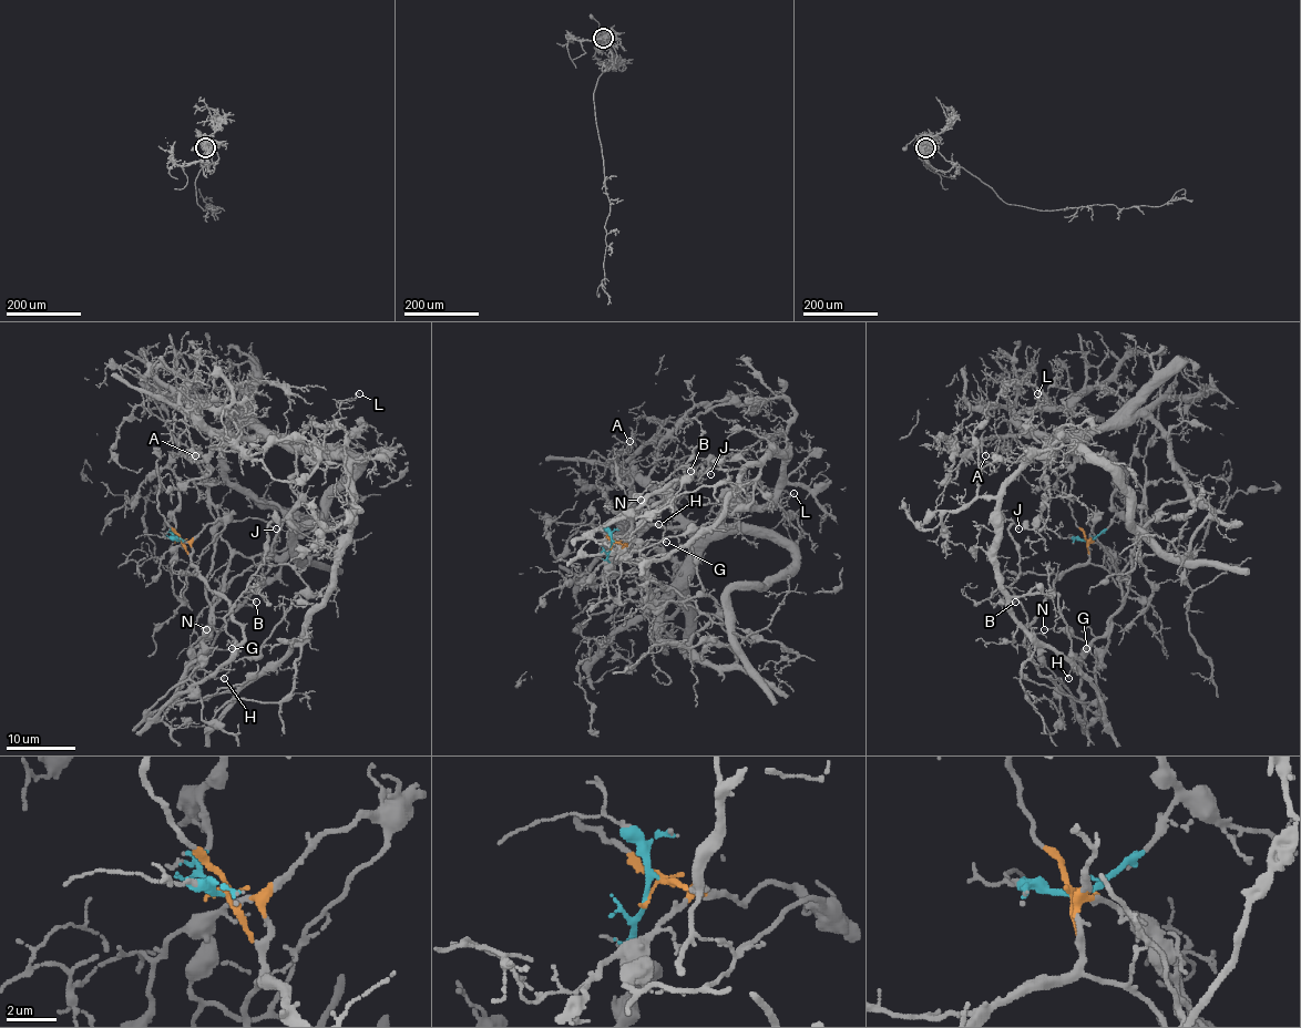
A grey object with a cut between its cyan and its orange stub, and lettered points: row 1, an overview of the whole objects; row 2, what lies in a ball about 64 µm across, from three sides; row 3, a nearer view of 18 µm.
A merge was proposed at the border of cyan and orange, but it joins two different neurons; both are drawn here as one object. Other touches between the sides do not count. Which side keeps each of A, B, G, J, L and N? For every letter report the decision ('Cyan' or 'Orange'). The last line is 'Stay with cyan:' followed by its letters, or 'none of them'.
A: Cyan
B: Orange
G: Orange
J: Orange
L: Cyan
N: Orange
Stay with cyan: A, L

